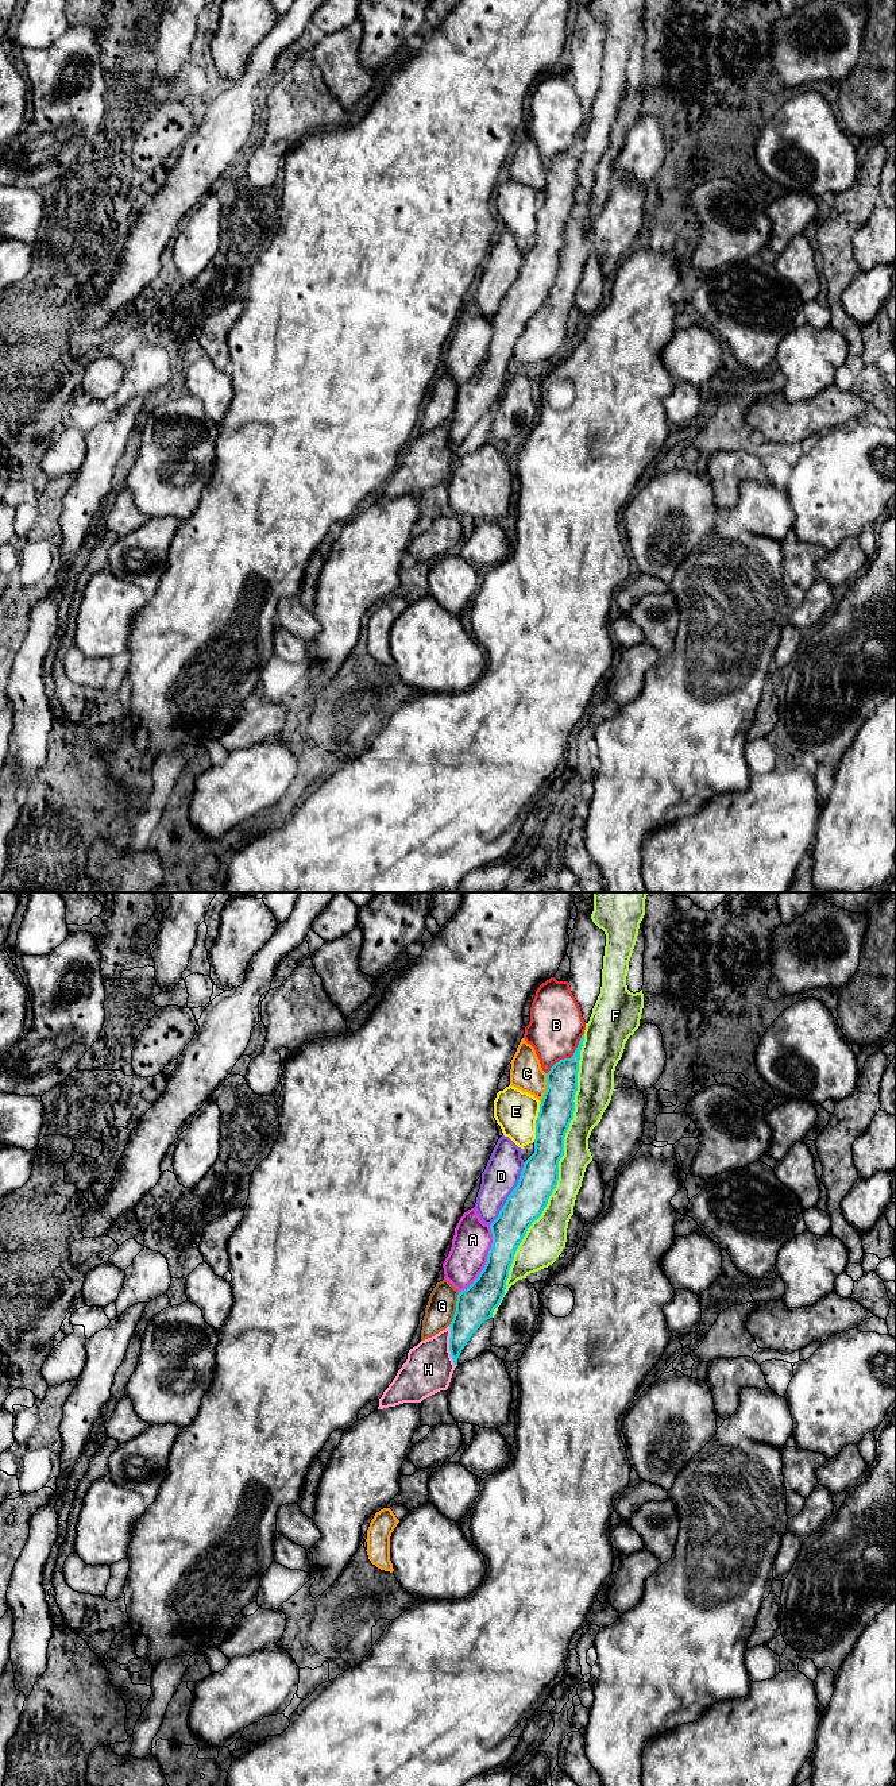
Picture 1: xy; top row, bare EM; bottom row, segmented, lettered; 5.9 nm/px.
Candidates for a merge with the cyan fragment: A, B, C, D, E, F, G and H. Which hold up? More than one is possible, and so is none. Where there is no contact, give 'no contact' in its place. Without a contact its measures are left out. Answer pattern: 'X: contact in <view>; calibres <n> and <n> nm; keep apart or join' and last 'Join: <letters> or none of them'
A: contact in xy; calibres 220 and 220 nm; keep apart
B: contact in xy; calibres 190 and 320 nm; keep apart
C: contact in xy; calibres 200 and 190 nm; keep apart
D: contact in xy; calibres 220 and 220 nm; keep apart
E: contact in xy; calibres 200 and 260 nm; keep apart
F: contact in xy; calibres 220 and 170 nm; keep apart
G: contact in xy; calibres 220 and 170 nm; keep apart
H: contact in xy; calibres 190 and 280 nm; join
Join: H

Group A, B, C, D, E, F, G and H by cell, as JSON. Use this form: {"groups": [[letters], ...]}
{"groups": [["A", "G"], ["B", "E"], ["C"], ["D"], ["F"], ["H"]]}

